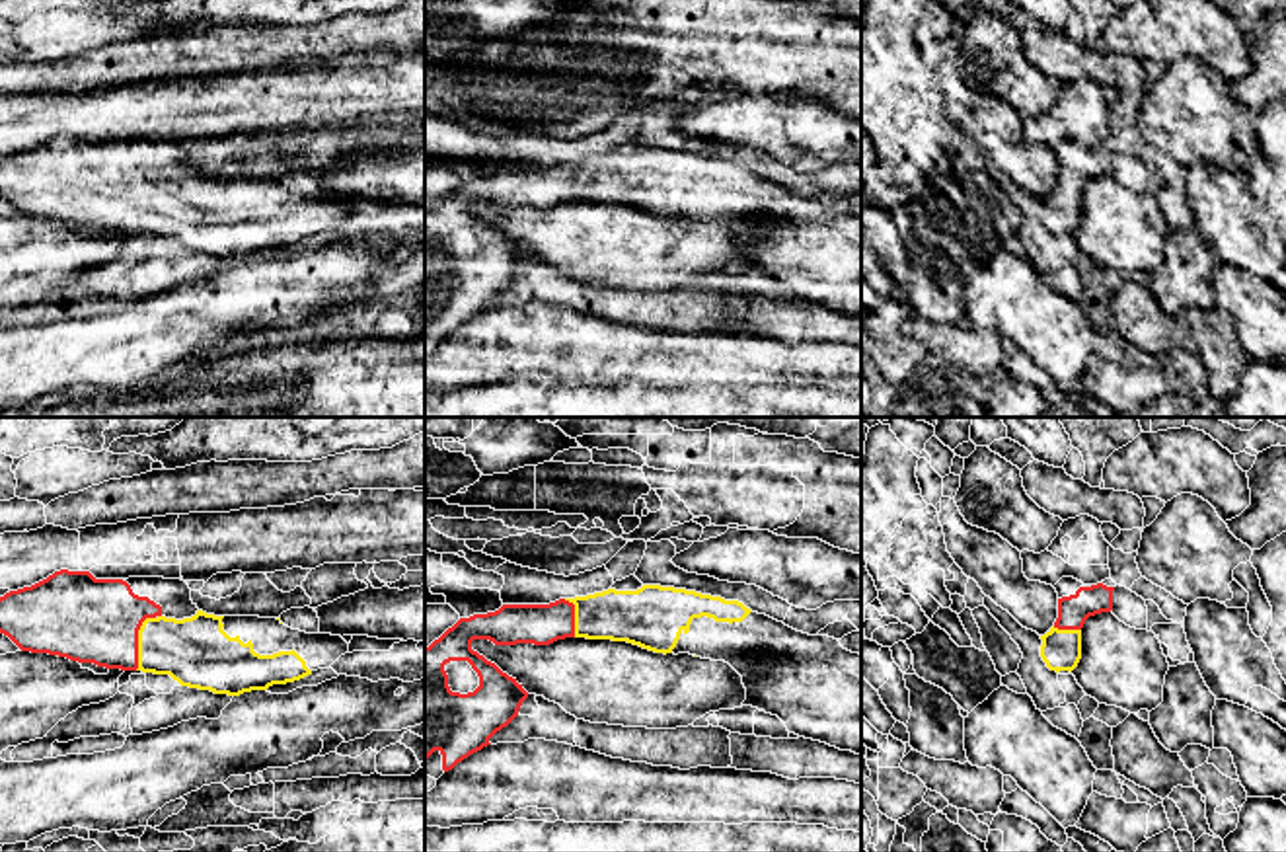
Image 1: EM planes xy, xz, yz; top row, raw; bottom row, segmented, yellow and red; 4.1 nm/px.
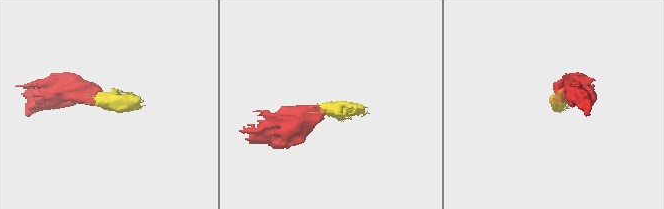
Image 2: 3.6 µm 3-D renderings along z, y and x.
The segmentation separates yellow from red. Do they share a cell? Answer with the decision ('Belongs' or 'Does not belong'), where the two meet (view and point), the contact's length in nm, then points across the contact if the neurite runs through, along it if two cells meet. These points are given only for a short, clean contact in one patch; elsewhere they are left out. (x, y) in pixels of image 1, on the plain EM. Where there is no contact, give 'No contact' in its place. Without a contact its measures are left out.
Belongs. Touches yellow at xy (139, 203). Shared border 240 nm. Path across: xy (195, 215), (139, 203), (94, 184)

